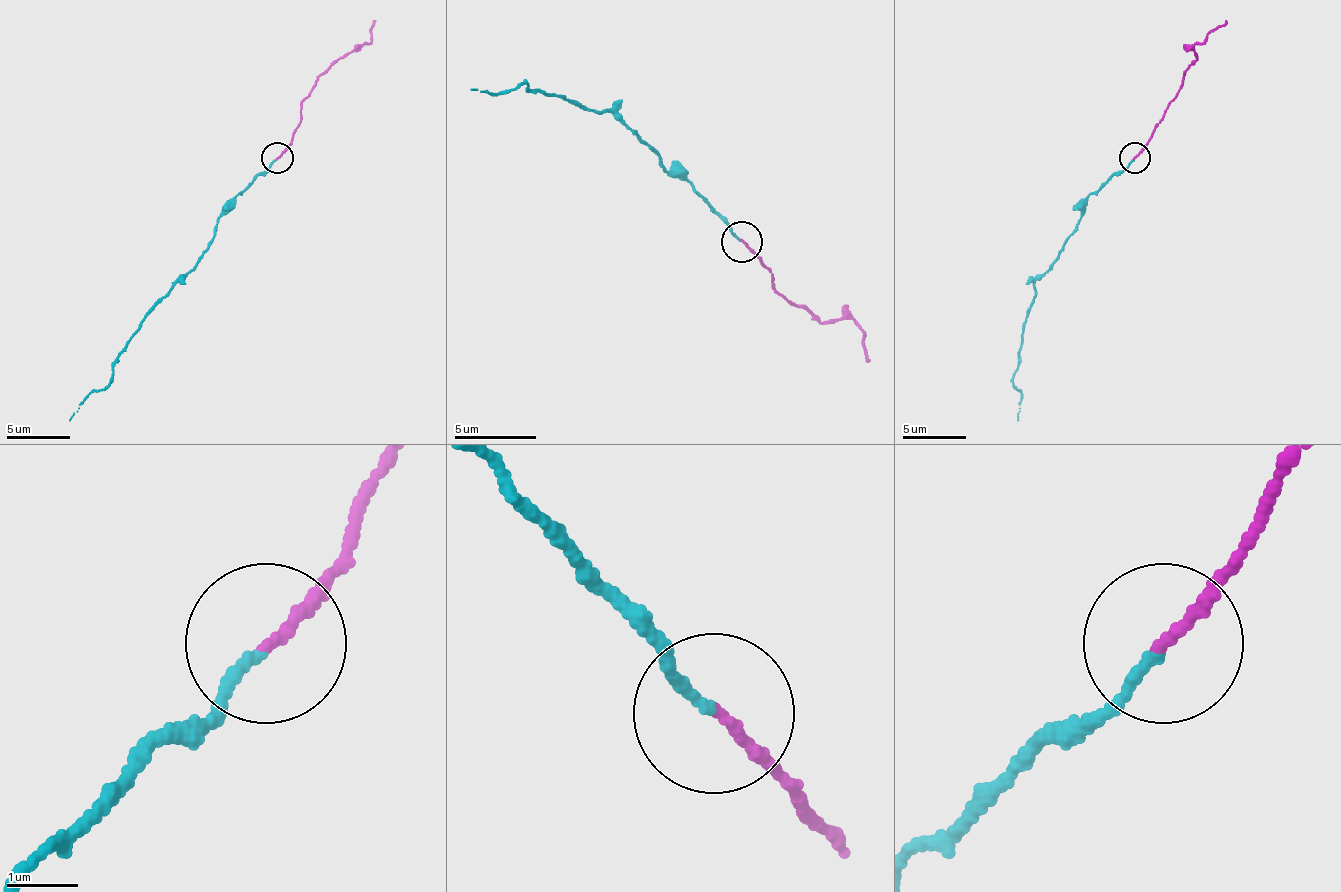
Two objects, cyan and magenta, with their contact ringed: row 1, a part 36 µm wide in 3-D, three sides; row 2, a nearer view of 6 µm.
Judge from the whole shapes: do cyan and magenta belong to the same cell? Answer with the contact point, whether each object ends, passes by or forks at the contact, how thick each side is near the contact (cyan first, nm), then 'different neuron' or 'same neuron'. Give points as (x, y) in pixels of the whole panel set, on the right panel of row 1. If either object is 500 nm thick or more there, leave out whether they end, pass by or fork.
(1134, 158) | cyan ends | magenta ends | 140/140 nm | same neuron

